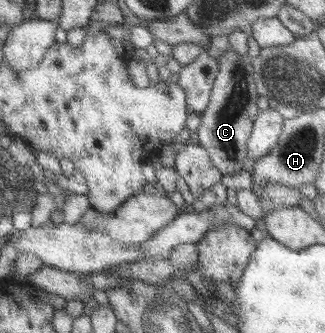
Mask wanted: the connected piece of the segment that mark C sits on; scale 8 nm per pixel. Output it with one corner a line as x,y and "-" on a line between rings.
230,46
225,54
216,59
218,76
213,82
208,107
201,115
195,142
208,151
210,160
223,175
231,175
242,171
244,160
248,158
248,137
252,133
254,119
259,114
256,104
259,94
252,78
251,58
240,55

